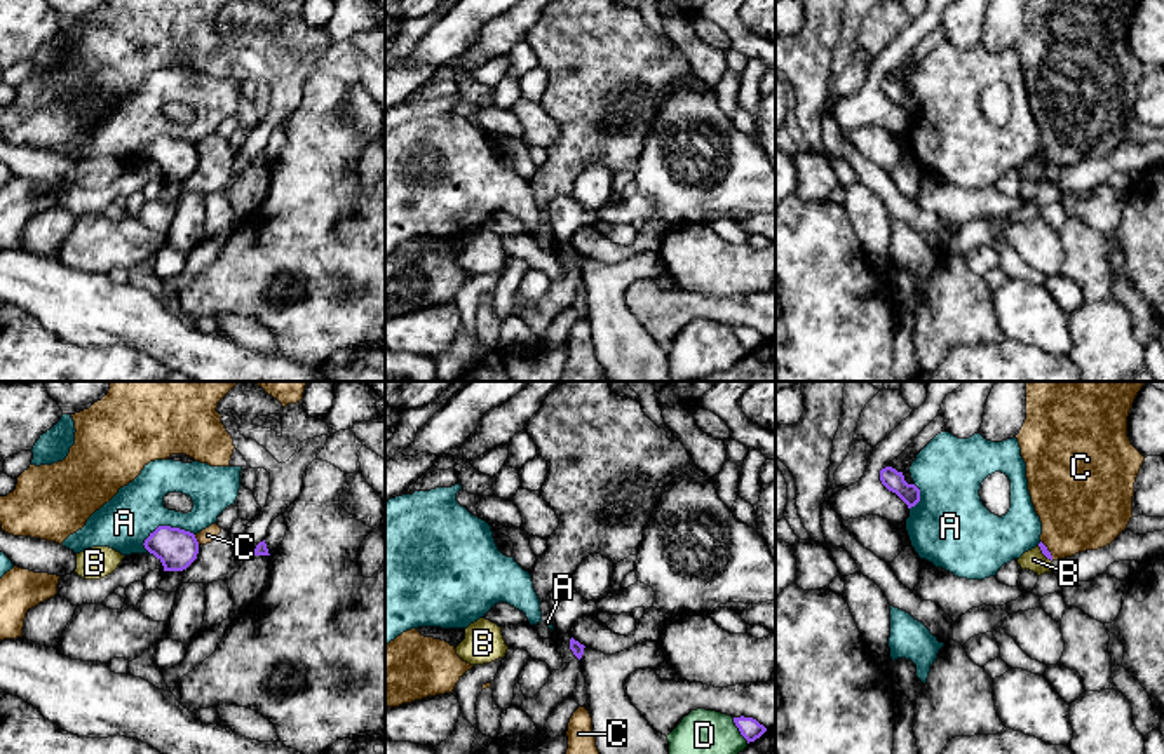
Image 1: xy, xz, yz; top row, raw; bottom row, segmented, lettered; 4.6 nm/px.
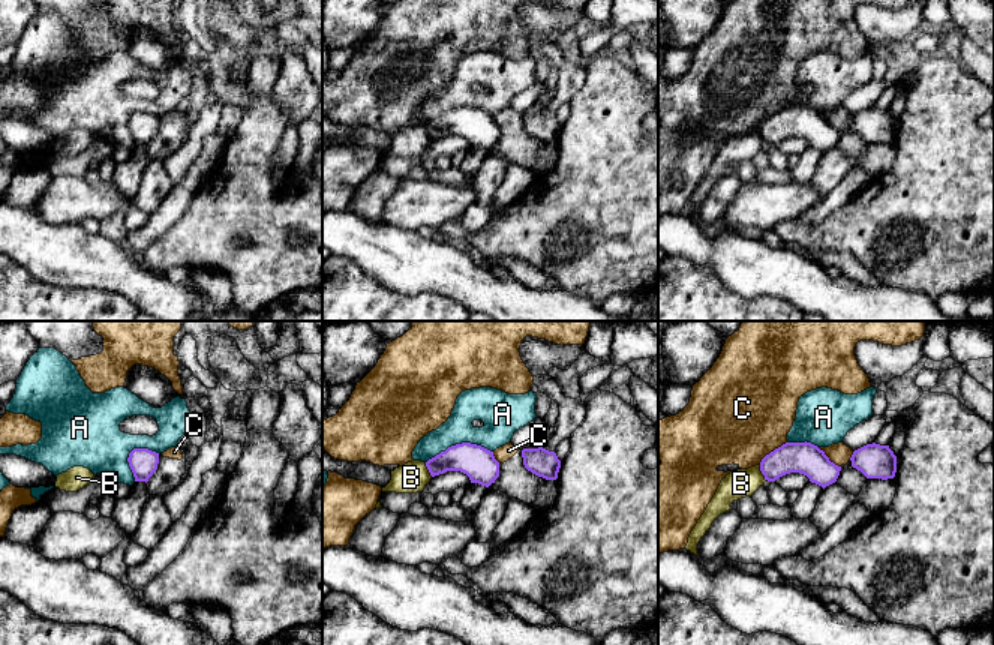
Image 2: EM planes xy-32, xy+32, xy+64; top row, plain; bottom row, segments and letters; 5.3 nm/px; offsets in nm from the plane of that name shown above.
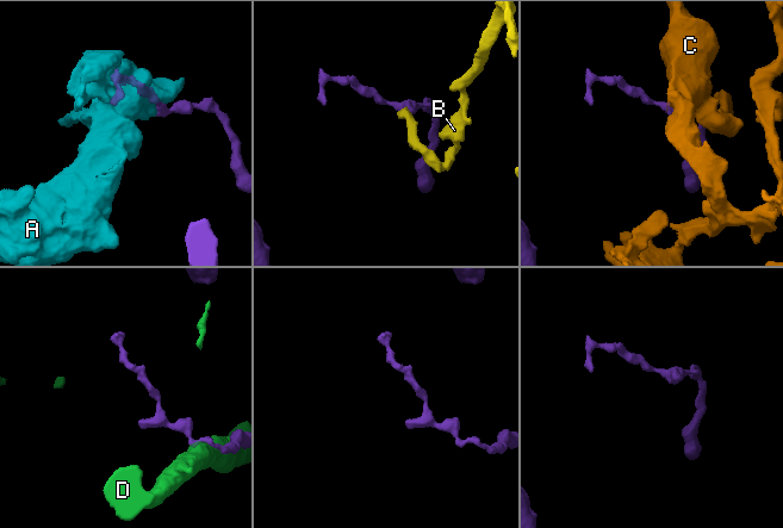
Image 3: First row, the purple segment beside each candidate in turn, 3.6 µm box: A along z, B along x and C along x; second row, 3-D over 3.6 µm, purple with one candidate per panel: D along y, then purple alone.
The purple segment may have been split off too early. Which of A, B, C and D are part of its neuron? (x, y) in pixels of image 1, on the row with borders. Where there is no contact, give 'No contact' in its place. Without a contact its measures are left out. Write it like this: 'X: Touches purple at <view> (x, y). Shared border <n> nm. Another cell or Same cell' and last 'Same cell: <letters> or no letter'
A: Touches purple at xy (168, 526). Shared border 260 nm. Another cell
B: Touches purple at yz (1044, 554). Shared border 100 nm. Another cell
C: Touches purple at xy (196, 540). Shared border 50 nm. Another cell
D: Touches purple at xz (739, 730). Shared border 140 nm. Another cell
Same cell: no letter

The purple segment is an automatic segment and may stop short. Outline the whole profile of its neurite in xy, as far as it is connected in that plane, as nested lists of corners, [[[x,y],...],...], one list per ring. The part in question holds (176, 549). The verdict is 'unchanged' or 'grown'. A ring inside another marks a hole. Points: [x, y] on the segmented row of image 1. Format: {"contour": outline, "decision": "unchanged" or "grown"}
{"contour": [[[159,526],[143,545],[162,562],[164,571],[183,571],[199,554],[195,535],[171,526]]], "decision": "unchanged"}

